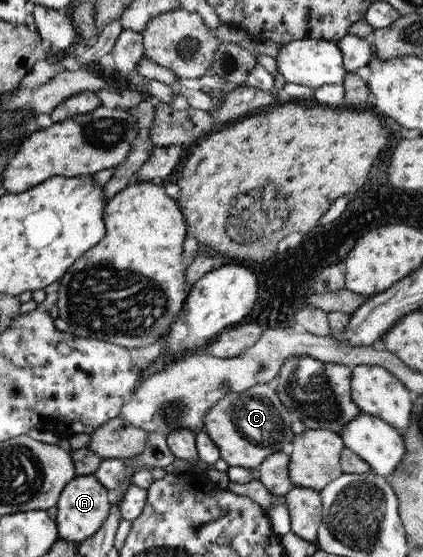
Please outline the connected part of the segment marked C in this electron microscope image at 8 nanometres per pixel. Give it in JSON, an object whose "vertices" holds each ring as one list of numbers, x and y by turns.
{"vertices":[[258,384,243,393,227,394,213,410,206,414,204,432,212,439,214,445,218,446,220,457,228,465,246,470,257,469,270,454,287,450,291,445,295,437,291,431,294,419,289,411,282,406,280,398,276,396,276,390,271,389,268,384]]}

